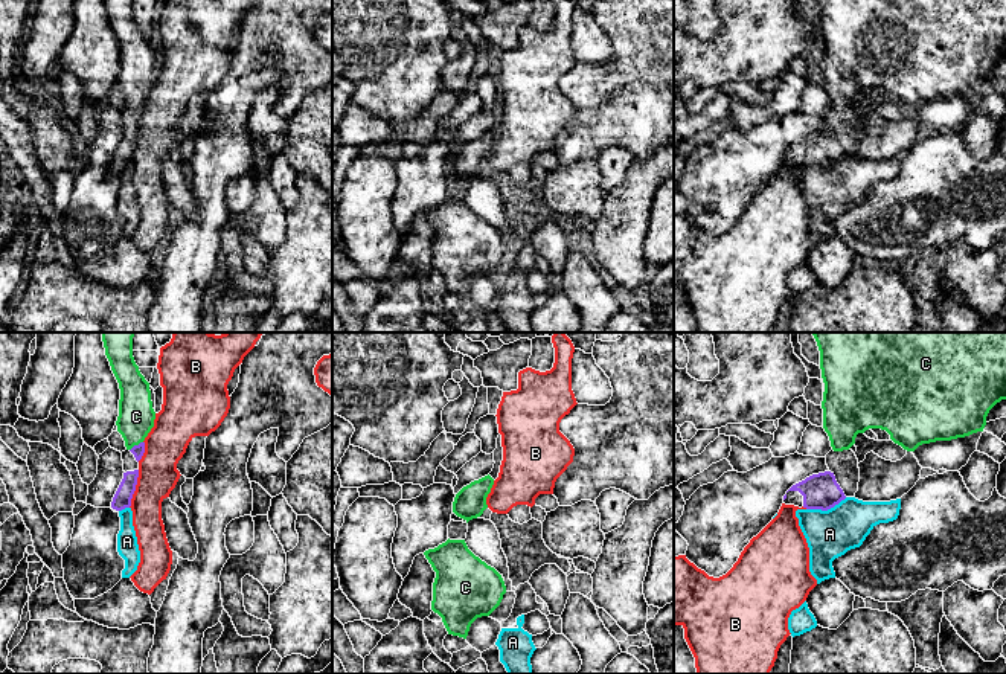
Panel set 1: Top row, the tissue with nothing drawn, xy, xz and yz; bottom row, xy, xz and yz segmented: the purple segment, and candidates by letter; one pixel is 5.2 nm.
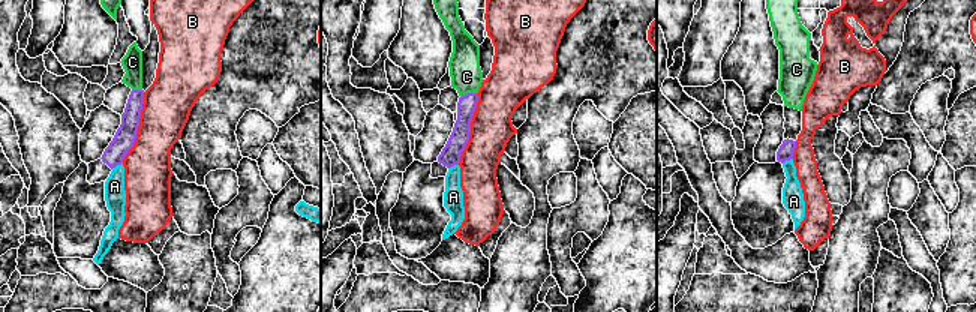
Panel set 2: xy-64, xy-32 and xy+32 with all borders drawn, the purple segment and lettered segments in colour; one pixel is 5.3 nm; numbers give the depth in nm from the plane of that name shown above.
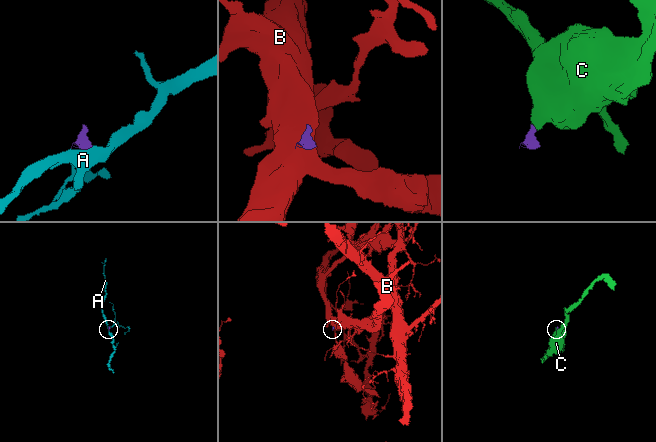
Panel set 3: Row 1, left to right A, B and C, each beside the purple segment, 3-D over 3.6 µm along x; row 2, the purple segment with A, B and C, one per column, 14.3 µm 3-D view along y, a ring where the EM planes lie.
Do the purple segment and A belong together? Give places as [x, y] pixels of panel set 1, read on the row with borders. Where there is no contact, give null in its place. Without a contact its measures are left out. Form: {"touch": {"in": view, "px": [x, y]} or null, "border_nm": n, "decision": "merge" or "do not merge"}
{"touch": {"in": "yz", "px": [826, 510]}, "border_nm": 220, "decision": "do not merge"}

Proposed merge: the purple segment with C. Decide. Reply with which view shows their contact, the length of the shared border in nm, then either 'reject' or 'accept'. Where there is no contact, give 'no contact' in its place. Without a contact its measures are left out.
meets purple in xy; contact 90 nm long; accept

